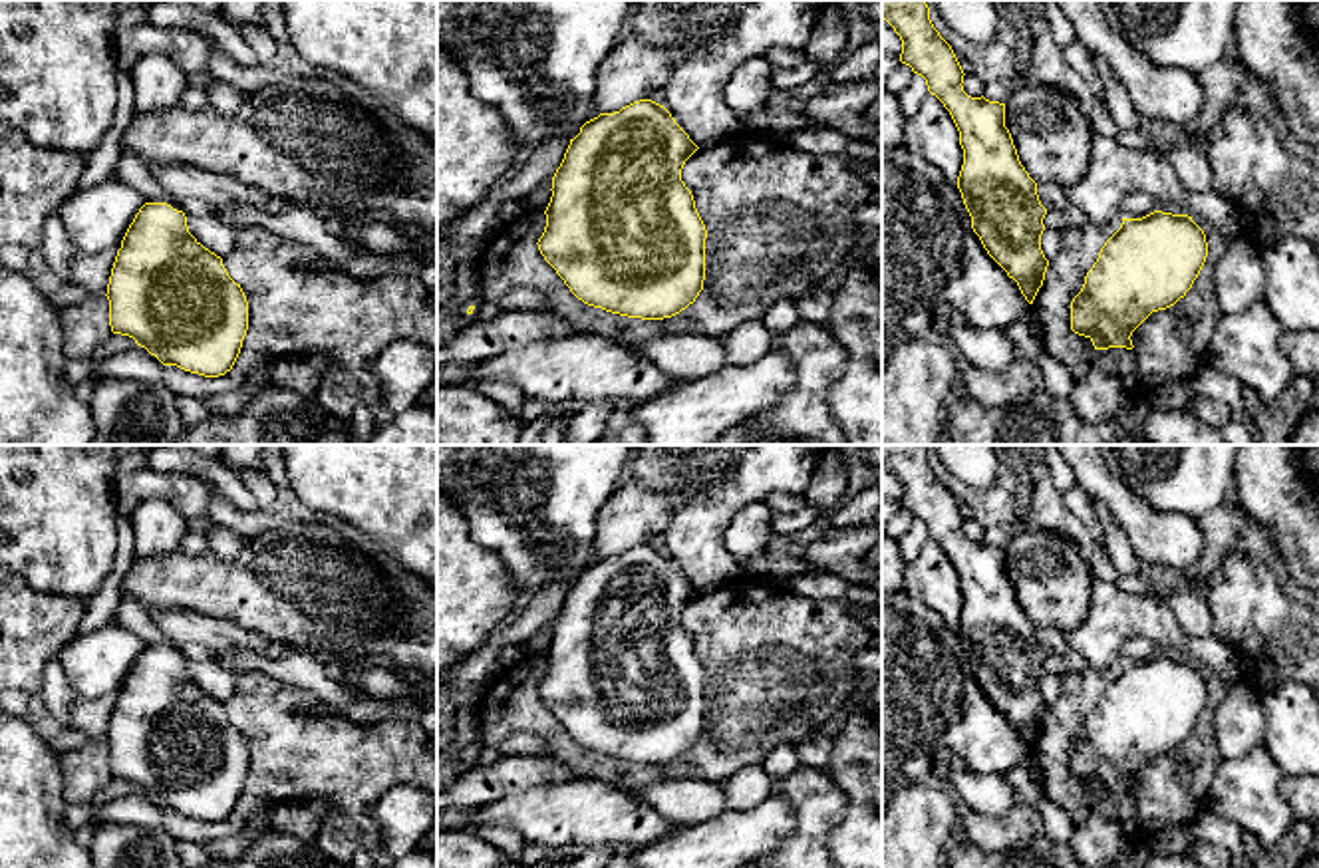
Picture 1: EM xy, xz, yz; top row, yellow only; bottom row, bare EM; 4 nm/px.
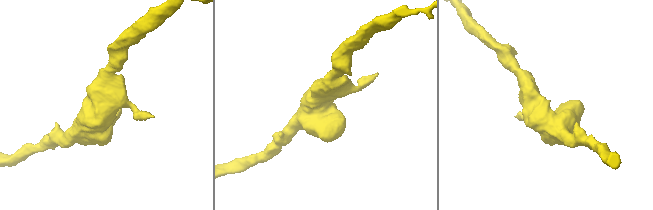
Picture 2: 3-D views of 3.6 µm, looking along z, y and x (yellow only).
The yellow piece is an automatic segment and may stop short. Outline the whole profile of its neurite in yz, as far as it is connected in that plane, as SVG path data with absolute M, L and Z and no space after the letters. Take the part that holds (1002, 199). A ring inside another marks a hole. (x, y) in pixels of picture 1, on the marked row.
M882 0L882 18L902 40L900 62L926 79L928 91L950 111L963 149L963 165L957 189L971 217L971 228L987 254L1013 278L1029 304L1043 286L1049 260L1041 250L1043 218L1047 209L1037 195L1037 183L1019 161L1011 133L1005 127L1005 103L963 91L963 70L952 46L940 36L930 20L926 0Z

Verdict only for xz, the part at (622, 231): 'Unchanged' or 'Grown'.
Unchanged

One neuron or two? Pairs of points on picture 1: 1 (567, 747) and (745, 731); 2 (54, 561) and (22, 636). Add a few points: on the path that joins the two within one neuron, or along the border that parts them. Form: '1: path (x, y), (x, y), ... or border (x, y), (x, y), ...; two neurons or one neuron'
1: path (610, 771), (650, 773), (702, 763); one neuron
2: border (20, 575), (32, 588), (66, 592), (86, 602); two neurons

